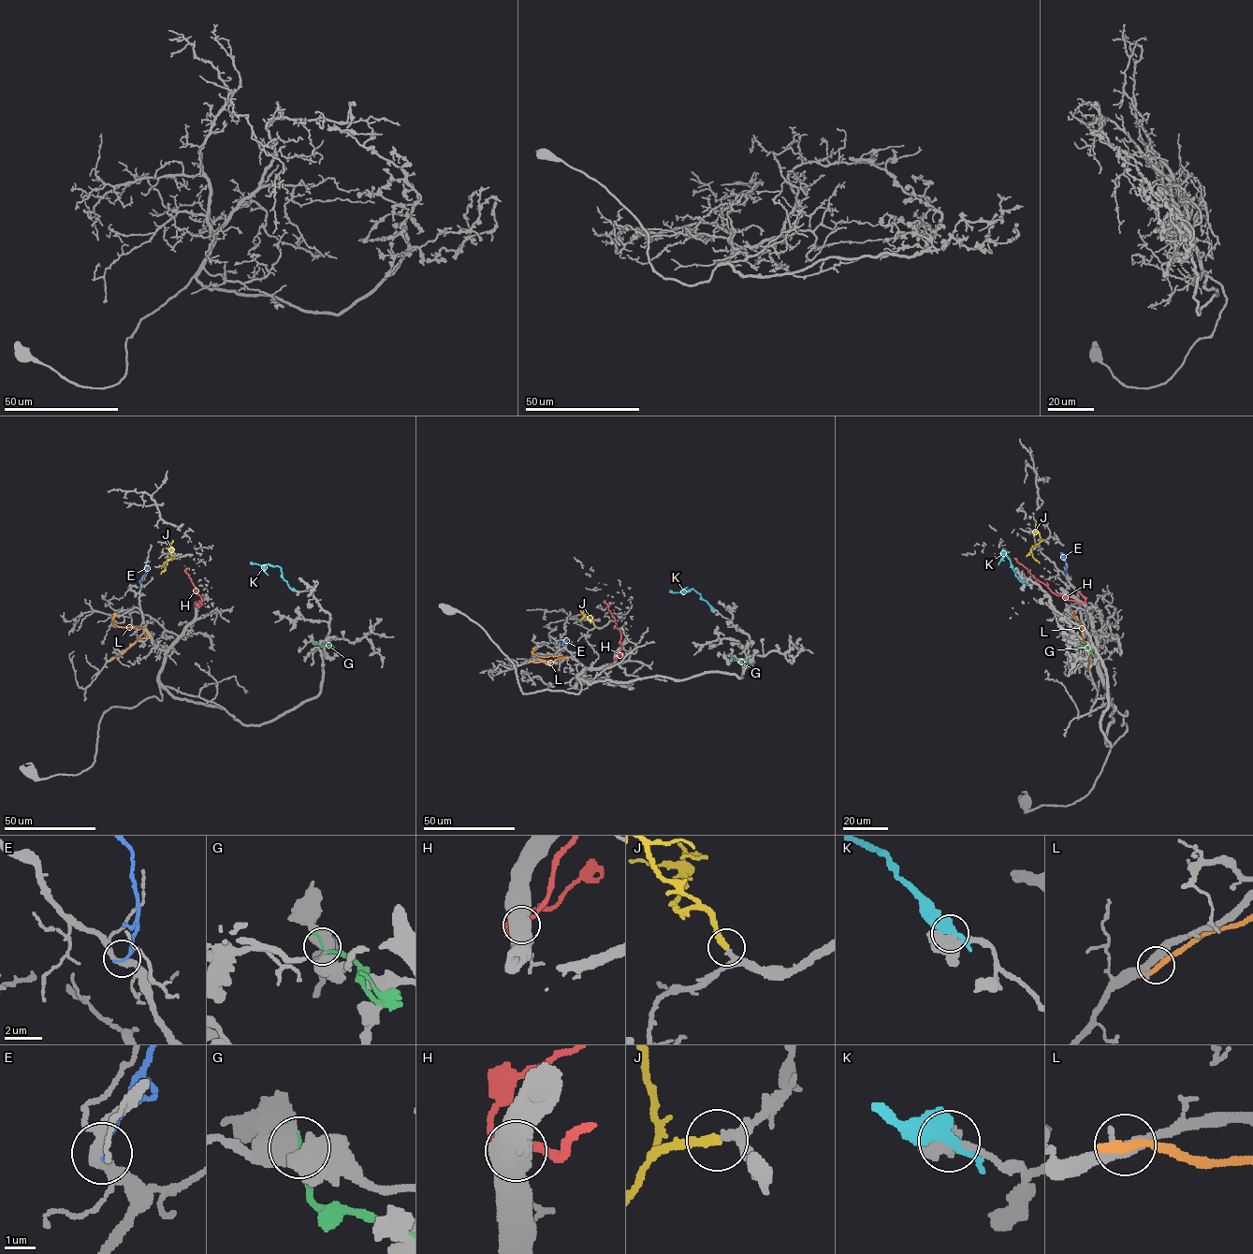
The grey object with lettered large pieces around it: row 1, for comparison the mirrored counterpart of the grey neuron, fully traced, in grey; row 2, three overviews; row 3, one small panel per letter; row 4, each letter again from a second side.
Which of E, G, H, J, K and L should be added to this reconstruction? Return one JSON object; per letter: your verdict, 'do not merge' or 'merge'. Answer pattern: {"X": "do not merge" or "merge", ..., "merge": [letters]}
{"E": "do not merge", "G": "do not merge", "H": "do not merge", "J": "merge", "K": "do not merge", "L": "do not merge", "merge": ["J"]}

